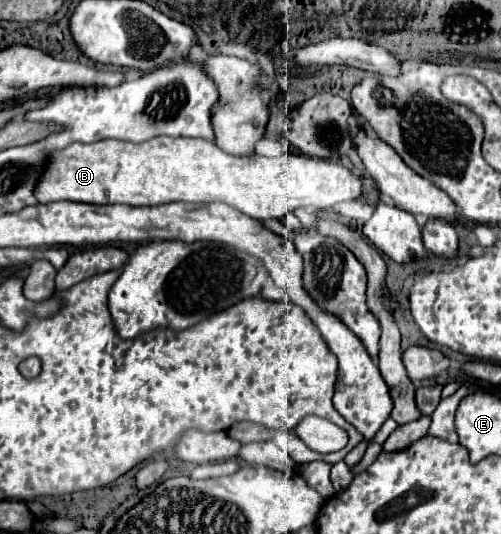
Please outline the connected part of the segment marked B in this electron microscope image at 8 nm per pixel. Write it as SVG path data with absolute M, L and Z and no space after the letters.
M157 137L145 143L121 143L105 139L93 145L73 143L57 159L53 159L53 167L49 167L49 175L41 179L41 187L37 187L37 201L51 203L51 201L77 201L77 203L91 203L91 205L107 205L107 203L123 203L131 207L145 207L145 205L163 205L173 201L185 203L213 203L221 201L227 203L241 213L257 219L283 219L287 213L295 209L309 209L309 211L327 211L337 203L351 201L363 197L363 179L353 175L345 165L337 159L319 159L309 155L279 155L279 157L263 157L263 155L249 155L249 157L235 157L217 147L215 141L207 139L191 139L191 137Z

